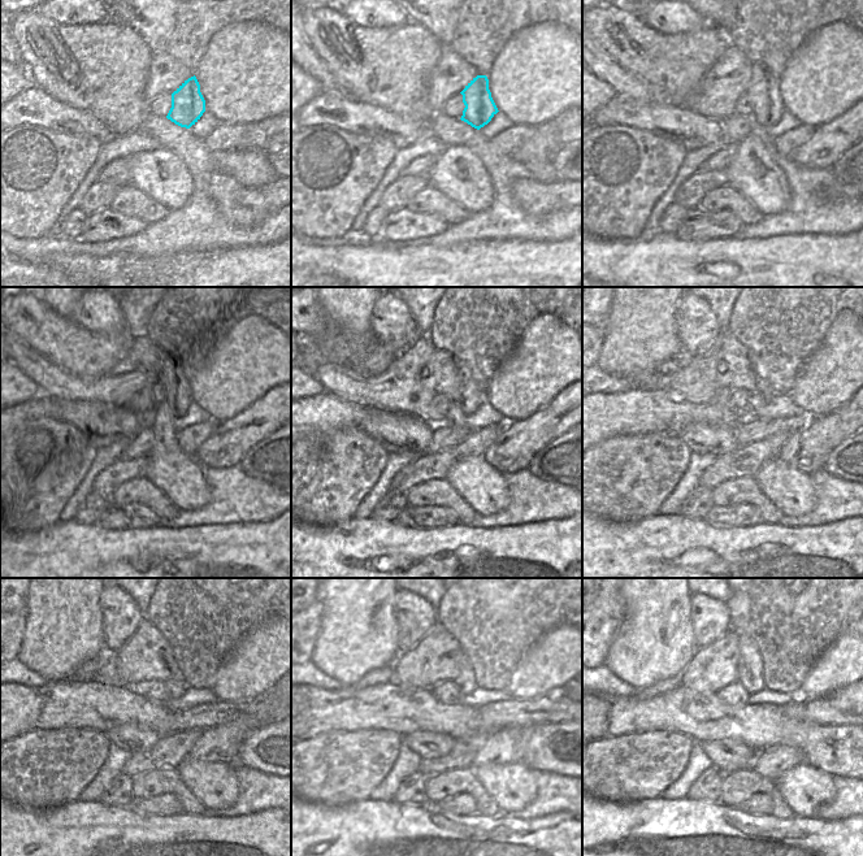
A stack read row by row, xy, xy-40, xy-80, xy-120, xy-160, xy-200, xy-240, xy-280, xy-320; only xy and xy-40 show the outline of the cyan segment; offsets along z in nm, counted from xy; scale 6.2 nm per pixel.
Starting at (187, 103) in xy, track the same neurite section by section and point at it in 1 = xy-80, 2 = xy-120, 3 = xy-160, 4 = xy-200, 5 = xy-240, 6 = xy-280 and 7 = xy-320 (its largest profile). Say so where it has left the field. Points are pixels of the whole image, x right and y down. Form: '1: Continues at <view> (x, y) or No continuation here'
1: Continues at xy-80 (764, 90)
2: Continues at xy-120 (182, 396)
3: Continues at xy-160 (472, 394)
4: Continues at xy-200 (734, 369)
5: Continues at xy-240 (146, 656)
6: Continues at xy-280 (436, 659)
7: Continues at xy-320 (714, 667)

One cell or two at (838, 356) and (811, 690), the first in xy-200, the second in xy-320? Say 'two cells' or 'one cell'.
one cell

